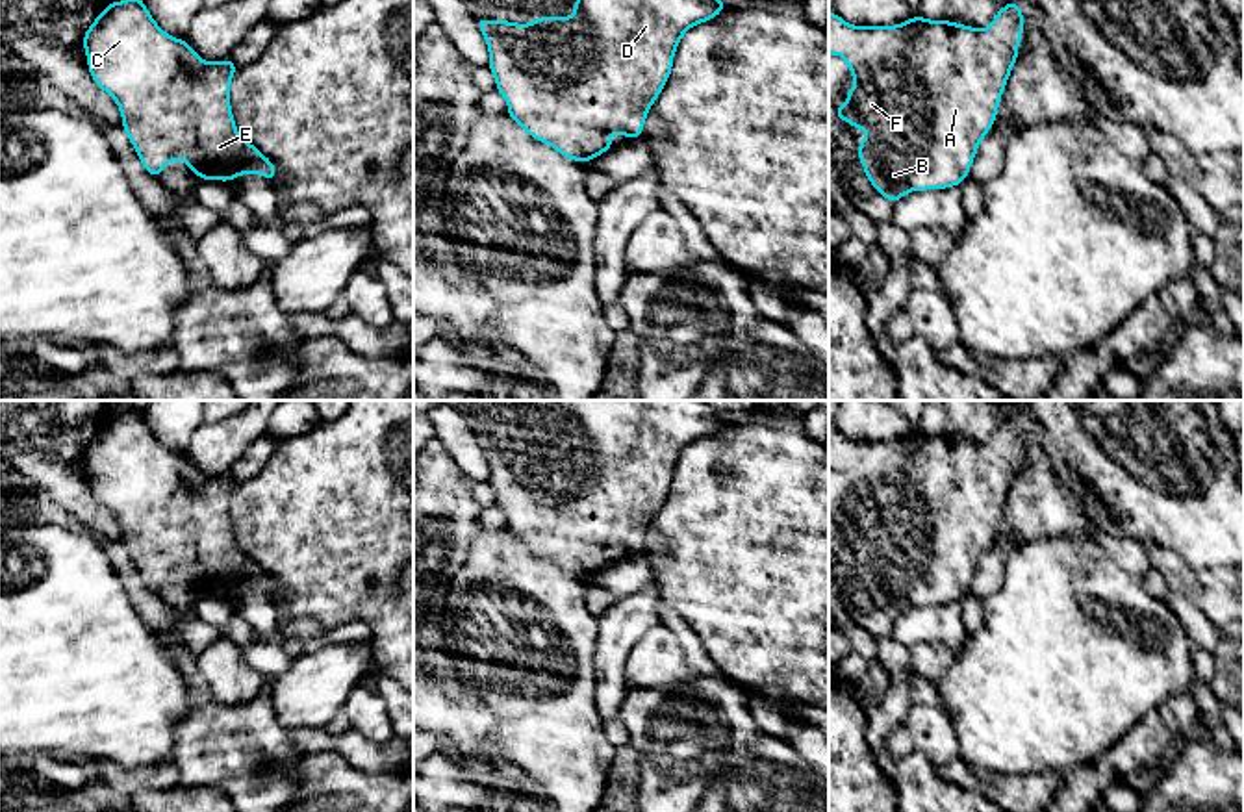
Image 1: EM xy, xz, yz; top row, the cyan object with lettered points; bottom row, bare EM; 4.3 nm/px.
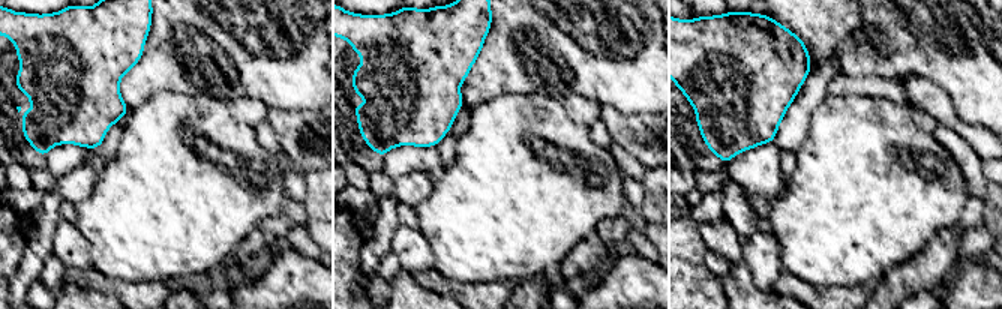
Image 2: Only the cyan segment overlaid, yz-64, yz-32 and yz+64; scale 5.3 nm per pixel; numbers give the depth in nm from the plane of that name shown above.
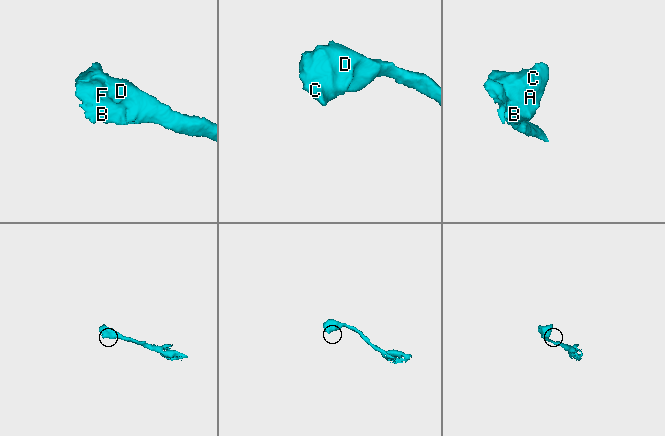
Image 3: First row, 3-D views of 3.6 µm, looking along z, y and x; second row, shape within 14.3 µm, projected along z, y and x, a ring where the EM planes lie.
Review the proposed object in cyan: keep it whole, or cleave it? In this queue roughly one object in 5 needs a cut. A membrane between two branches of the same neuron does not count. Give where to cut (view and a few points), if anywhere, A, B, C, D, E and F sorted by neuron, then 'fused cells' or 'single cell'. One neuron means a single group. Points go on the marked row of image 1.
no cut; A B C D E F; single cell

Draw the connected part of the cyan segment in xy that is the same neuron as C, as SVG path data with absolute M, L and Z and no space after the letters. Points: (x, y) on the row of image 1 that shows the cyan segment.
M143 0L109 2L83 33L93 82L119 106L122 128L143 169L159 178L172 161L182 159L198 180L232 182L241 174L261 174L276 182L274 163L237 133L228 98L237 65L202 61L187 41L165 33Z

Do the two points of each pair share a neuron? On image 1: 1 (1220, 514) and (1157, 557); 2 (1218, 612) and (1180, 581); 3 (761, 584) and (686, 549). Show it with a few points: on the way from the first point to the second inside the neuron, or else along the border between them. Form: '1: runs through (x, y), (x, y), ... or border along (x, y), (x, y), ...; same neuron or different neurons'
1: border along (1139, 542), (1172, 547), (1191, 566), (1207, 568); different neurons
2: runs through (1209, 603), (1189, 583); same neuron
3: runs through (742, 566), (725, 549), (705, 549); same neuron

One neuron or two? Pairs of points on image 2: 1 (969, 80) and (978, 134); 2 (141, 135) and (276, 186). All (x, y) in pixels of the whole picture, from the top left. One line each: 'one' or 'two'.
1: two
2: one

